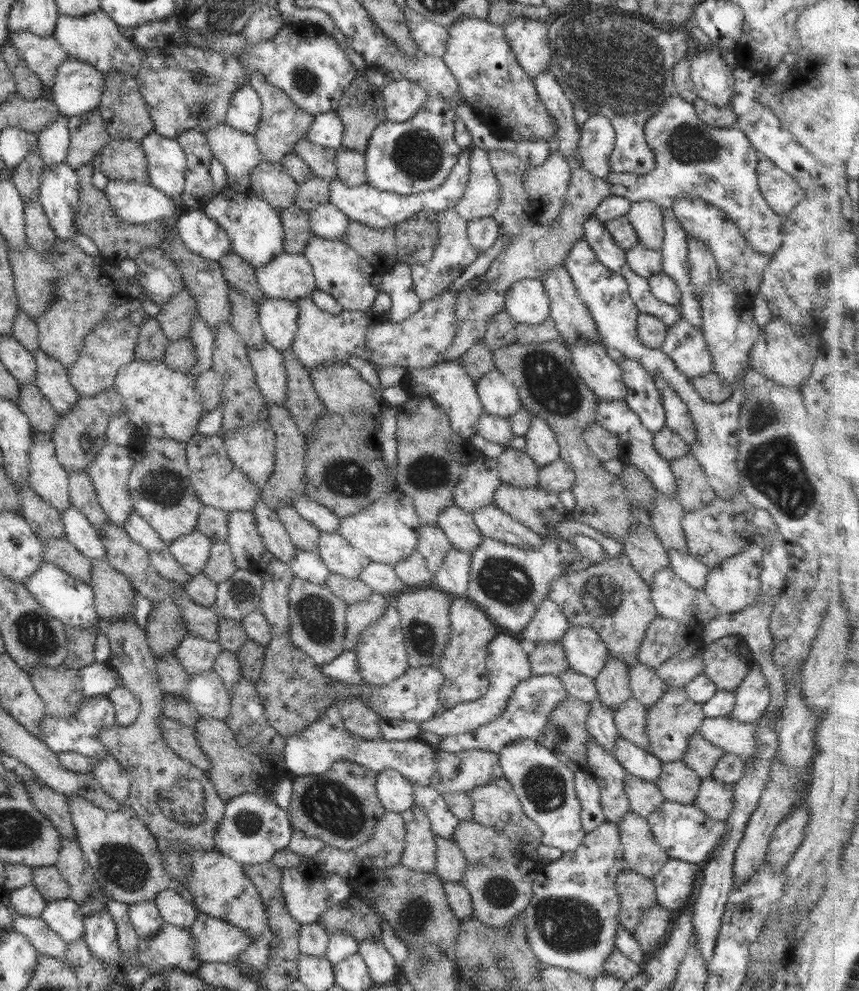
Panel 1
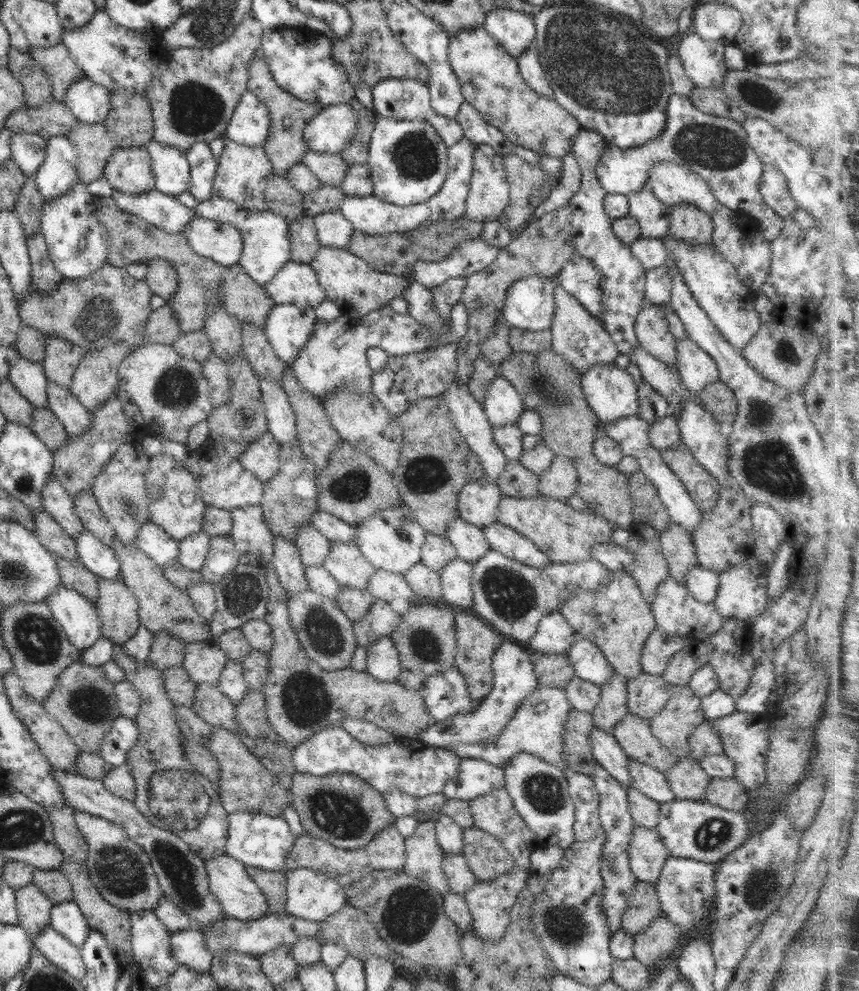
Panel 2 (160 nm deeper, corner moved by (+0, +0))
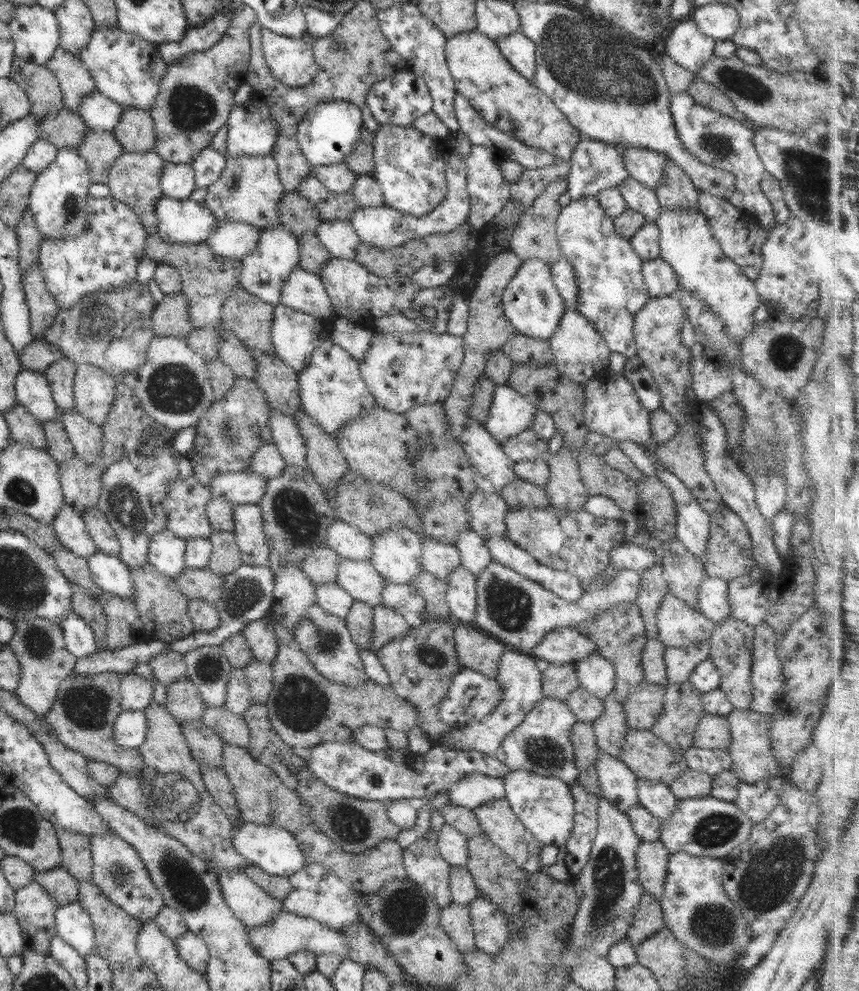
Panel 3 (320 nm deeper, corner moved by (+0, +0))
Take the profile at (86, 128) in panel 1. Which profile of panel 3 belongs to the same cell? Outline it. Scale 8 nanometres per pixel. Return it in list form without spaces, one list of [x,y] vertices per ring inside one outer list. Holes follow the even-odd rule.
[[[91,129],[77,150],[89,166],[92,182],[100,184],[107,184],[110,167],[125,152],[113,133]]]

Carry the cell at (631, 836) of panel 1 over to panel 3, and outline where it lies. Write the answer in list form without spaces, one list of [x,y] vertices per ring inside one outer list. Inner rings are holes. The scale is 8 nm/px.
[[[660,839],[652,842],[641,841],[637,848],[639,883],[645,892],[658,901],[664,890],[669,855],[669,850]]]

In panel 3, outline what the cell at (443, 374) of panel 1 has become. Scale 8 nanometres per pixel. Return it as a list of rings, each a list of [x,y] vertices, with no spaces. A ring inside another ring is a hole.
[[[469,416],[460,443],[474,469],[476,487],[490,494],[499,493],[514,481],[515,462],[510,460],[498,442],[477,420]]]

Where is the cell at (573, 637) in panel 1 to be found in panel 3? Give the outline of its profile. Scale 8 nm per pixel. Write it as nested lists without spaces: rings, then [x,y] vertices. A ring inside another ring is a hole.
[[[594,652],[574,665],[579,687],[600,700],[612,694],[616,682],[615,668],[605,657]]]

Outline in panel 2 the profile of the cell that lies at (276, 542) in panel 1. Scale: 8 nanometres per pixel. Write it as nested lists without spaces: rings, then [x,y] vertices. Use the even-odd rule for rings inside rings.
[[[274,536],[274,552],[270,564],[289,597],[290,594],[309,588],[297,546],[283,536]]]

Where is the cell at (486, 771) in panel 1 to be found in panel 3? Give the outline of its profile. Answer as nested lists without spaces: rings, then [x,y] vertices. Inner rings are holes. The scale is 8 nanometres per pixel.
[[[471,772],[451,786],[448,794],[452,804],[474,811],[487,802],[505,798],[505,782],[502,778]]]

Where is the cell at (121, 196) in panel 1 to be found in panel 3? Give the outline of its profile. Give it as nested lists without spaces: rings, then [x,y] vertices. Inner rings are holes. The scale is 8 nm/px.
[[[164,196],[156,202],[154,216],[158,219],[156,234],[162,241],[186,245],[204,243],[219,222],[196,201]]]

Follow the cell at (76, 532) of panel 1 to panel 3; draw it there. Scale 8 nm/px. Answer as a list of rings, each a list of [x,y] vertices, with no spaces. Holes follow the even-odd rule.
[[[97,550],[87,559],[92,580],[103,590],[124,600],[133,598],[130,569],[118,556],[108,556]]]

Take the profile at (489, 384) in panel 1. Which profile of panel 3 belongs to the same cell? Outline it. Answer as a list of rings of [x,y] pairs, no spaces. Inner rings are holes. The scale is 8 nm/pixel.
[[[498,384],[485,428],[502,446],[511,436],[533,428],[536,409],[507,384]]]

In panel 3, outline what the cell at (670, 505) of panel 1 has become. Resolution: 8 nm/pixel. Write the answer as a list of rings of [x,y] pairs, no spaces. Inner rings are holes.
[[[677,539],[666,543],[659,551],[663,577],[669,592],[697,610],[699,586],[706,577],[705,566]]]

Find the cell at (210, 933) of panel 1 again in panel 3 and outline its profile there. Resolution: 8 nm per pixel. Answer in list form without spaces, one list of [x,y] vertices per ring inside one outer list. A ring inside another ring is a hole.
[[[284,908],[279,912],[277,918],[271,920],[268,924],[247,927],[247,933],[252,946],[260,953],[260,956],[266,958],[269,962],[288,959],[288,956],[296,951],[310,951],[315,956],[335,954],[340,956],[342,961],[348,959],[347,936],[344,936],[342,932],[328,928],[317,920],[288,912]]]

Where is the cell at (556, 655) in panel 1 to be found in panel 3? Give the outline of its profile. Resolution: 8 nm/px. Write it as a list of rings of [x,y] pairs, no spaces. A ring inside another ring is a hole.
[[[552,664],[541,672],[543,697],[565,701],[579,688],[575,665]]]

